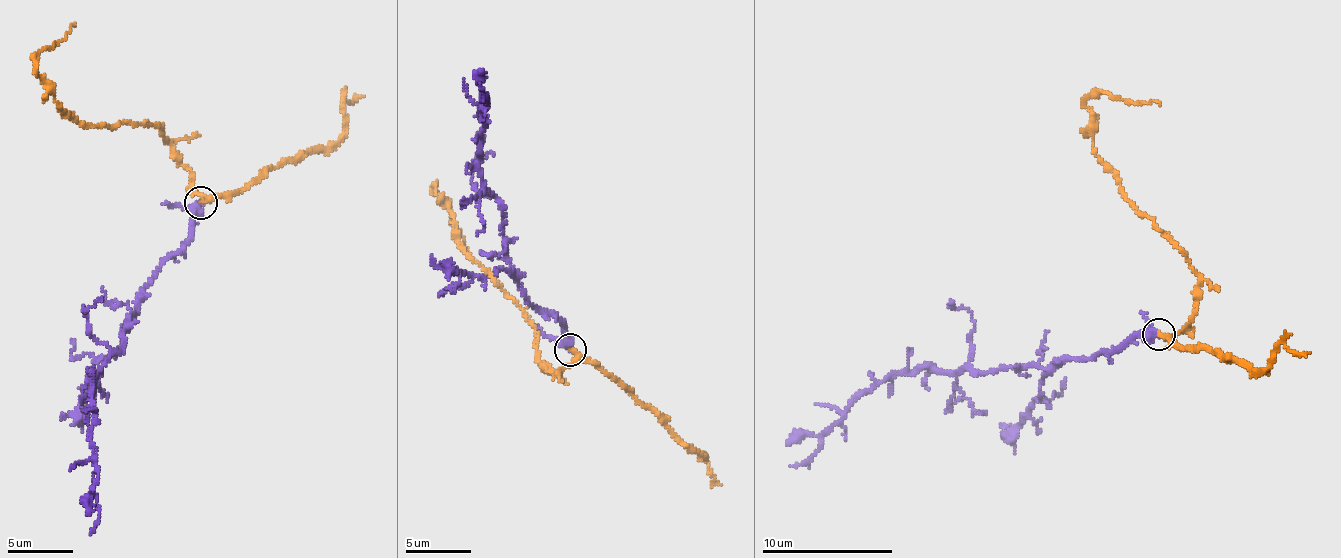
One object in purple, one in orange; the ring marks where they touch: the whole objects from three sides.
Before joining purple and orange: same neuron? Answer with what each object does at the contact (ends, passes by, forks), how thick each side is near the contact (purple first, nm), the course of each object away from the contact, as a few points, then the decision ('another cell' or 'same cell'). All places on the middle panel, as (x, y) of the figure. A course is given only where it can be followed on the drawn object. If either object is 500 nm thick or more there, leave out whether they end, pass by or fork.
purple passes by | orange ends | 360/200 nm | purple via (569, 350), (564, 321), (525, 300), (510, 266), (502, 201), (485, 187), (478, 140), (488, 97), (480, 83) | orange via (569, 350), (576, 359), (561, 372), (542, 362), (535, 328), (464, 252), (450, 204), (436, 186), (467, 252) | same cell

